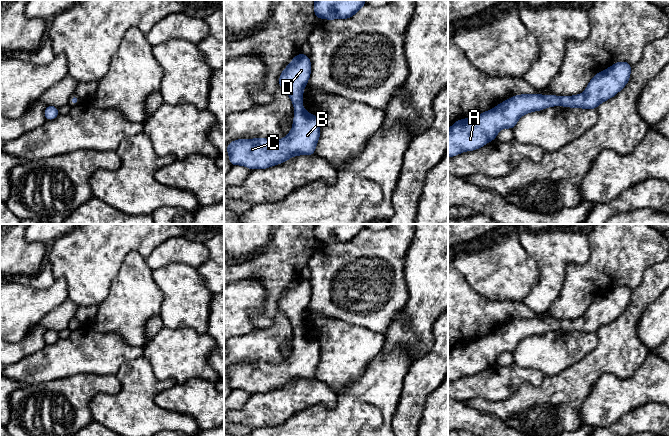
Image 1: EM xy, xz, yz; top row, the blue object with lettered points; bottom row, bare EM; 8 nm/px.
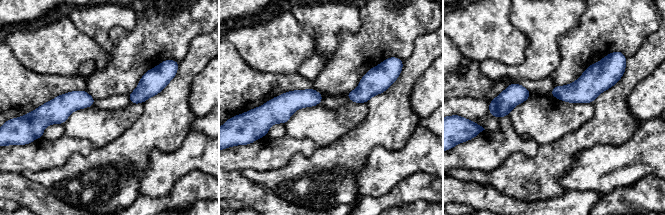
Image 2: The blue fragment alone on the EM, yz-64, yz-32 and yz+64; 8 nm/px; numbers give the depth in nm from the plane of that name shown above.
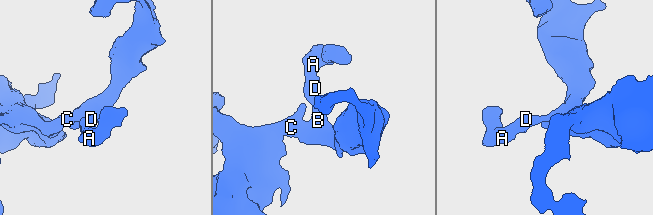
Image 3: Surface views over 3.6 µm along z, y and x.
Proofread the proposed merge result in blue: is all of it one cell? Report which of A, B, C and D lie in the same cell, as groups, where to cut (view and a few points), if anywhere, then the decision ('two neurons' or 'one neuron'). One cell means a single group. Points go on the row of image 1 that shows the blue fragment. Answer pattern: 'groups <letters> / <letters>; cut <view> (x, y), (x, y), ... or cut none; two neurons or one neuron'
groups A B C D; cut none; one neuron

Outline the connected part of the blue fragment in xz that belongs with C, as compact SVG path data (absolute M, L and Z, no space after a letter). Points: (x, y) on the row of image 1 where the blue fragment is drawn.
M300 52L282 71L279 77L279 87L289 95L292 103L294 104L294 120L291 132L282 140L255 138L238 139L230 142L226 149L232 166L242 165L246 166L250 170L266 169L288 161L292 156L315 154L315 147L320 137L320 121L316 114L313 115L308 113L302 106L303 90L308 83L310 75L310 57Z

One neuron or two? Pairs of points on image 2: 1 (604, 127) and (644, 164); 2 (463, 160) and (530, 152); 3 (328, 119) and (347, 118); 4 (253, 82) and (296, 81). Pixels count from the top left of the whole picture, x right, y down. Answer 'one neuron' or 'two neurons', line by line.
1: two neurons
2: one neuron
3: one neuron
4: one neuron

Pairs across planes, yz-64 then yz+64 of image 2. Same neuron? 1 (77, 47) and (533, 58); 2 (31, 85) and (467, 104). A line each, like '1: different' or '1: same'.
1: different
2: different

